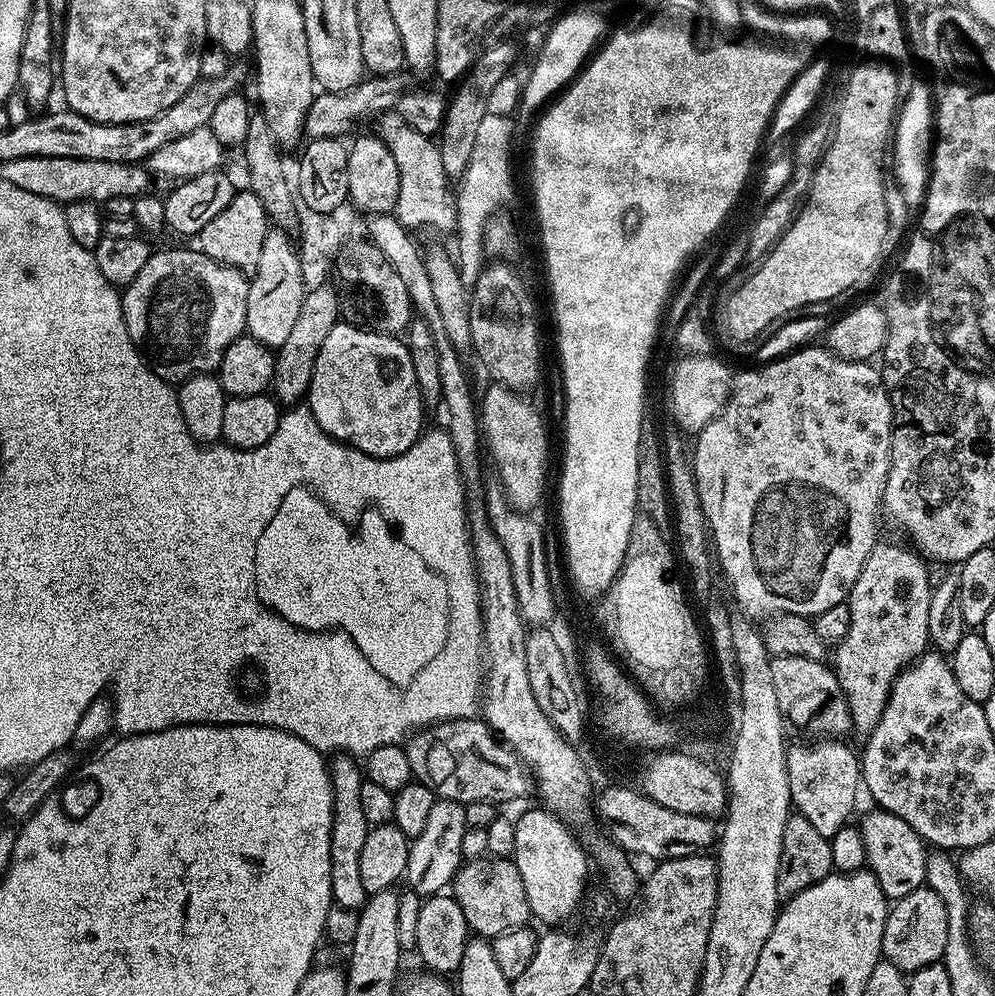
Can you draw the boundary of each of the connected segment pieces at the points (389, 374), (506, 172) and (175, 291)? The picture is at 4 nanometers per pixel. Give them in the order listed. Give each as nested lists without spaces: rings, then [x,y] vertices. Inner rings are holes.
[[[347,322],[336,323],[334,330],[326,334],[322,350],[318,350],[306,408],[318,418],[318,426],[326,434],[378,458],[410,450],[426,428],[426,405],[420,396],[418,378],[414,378],[414,362],[410,362],[407,343]]]
[[[488,112],[486,118],[482,118],[478,129],[474,141],[474,154],[470,154],[470,162],[463,176],[458,180],[458,191],[455,193],[454,259],[461,280],[468,290],[476,285],[481,272],[486,267],[484,229],[488,227],[488,221],[503,209],[500,207],[512,196],[512,160],[508,157],[512,152],[512,134],[514,135],[512,116],[499,116]]]
[[[195,247],[192,248],[168,248],[165,252],[153,251],[151,258],[146,262],[146,266],[142,266],[142,270],[138,270],[138,278],[134,278],[134,282],[130,282],[122,292],[124,321],[128,336],[132,339],[133,344],[139,348],[140,355],[144,357],[148,367],[154,370],[154,374],[158,374],[163,380],[169,382],[187,380],[189,376],[197,376],[203,372],[215,373],[219,369],[230,342],[234,342],[246,332],[246,298],[248,297],[249,277],[236,268],[214,262],[214,258],[210,258]]]

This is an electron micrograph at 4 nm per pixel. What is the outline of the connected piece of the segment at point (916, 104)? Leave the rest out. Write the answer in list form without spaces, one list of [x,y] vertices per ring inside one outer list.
[[[920,80],[916,85],[907,87],[905,98],[899,107],[896,119],[896,129],[894,132],[894,164],[896,166],[897,188],[906,192],[906,203],[910,211],[914,212],[923,205],[927,192],[928,177],[930,175],[931,150],[934,146],[934,98],[931,87]]]

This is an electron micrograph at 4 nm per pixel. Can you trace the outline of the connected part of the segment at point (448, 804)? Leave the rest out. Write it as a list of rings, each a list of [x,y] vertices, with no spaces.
[[[437,799],[430,818],[426,818],[426,830],[418,834],[408,846],[408,870],[406,884],[422,898],[443,893],[456,878],[462,863],[462,838],[468,832],[466,810],[458,801]]]

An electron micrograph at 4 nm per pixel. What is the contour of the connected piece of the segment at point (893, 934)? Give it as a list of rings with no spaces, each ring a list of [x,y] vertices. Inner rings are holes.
[[[927,886],[906,894],[889,907],[884,931],[883,959],[901,968],[906,974],[922,970],[922,966],[943,961],[948,937],[948,911],[942,906],[942,898]]]

